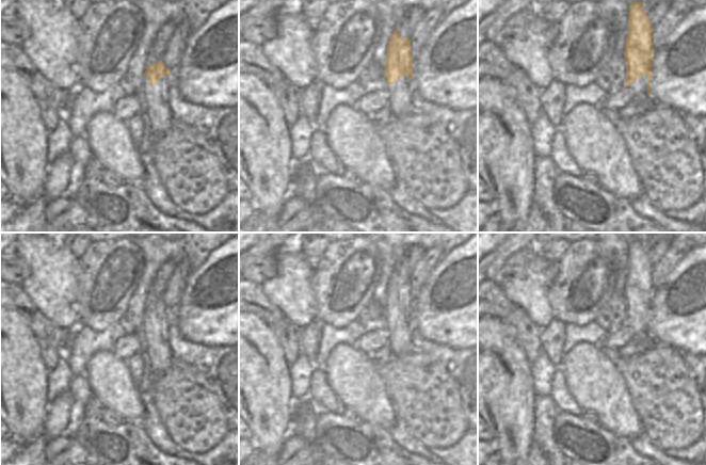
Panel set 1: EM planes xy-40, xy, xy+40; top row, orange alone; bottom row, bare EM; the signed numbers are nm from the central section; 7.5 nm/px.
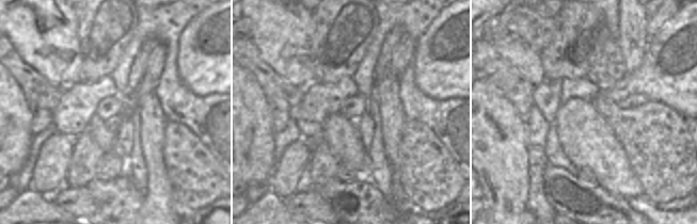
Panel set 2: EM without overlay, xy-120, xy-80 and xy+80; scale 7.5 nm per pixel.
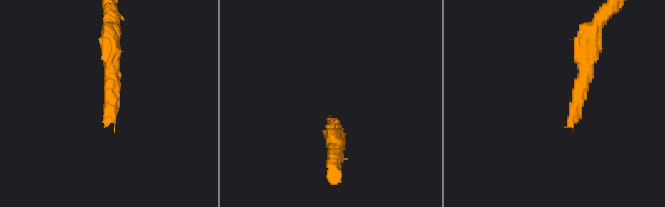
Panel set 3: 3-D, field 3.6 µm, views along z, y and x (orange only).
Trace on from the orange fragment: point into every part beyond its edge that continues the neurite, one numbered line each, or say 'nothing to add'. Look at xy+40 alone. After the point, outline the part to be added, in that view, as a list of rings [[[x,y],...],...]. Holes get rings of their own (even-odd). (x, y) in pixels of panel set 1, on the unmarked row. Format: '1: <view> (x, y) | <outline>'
1: xy+40 (640, 325) | [[[640,315],[636,321],[628,325],[635,331],[635,338],[646,338],[648,336],[646,315]]]

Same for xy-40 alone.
1: xy-40 (156, 341) | [[[172,314],[162,315],[156,323],[148,323],[148,316],[144,315],[144,320],[140,328],[140,334],[144,335],[144,350],[150,363],[153,378],[163,374],[170,367],[173,356],[170,348],[167,331],[172,324]]]

